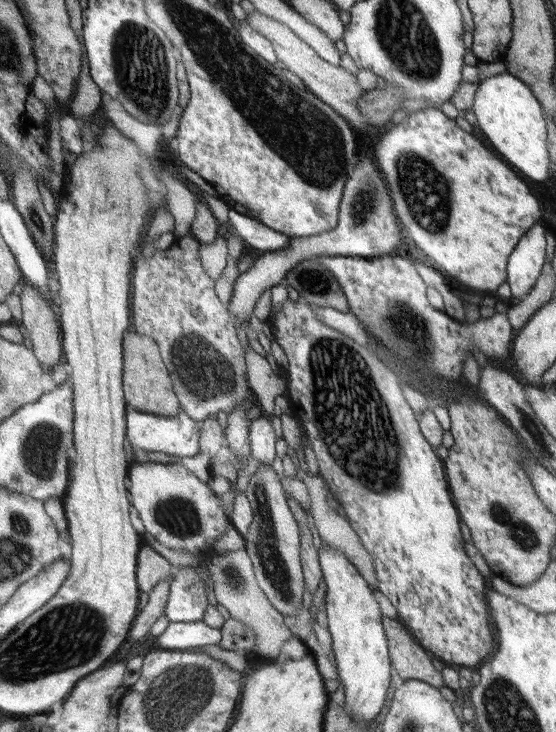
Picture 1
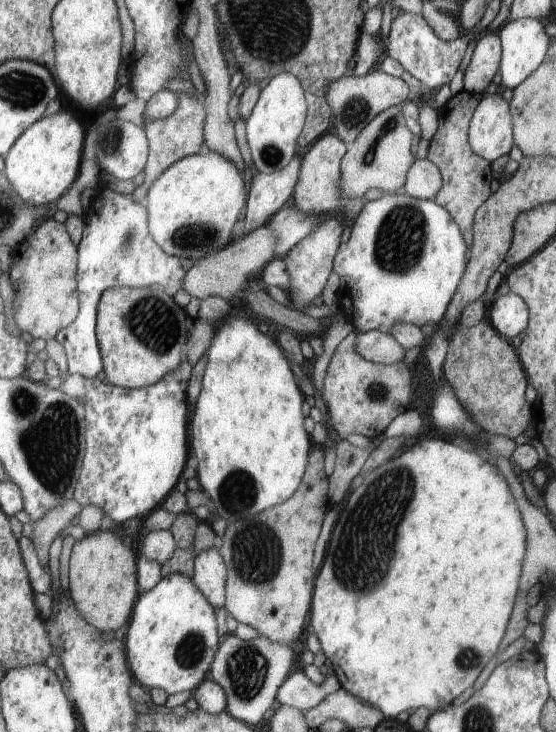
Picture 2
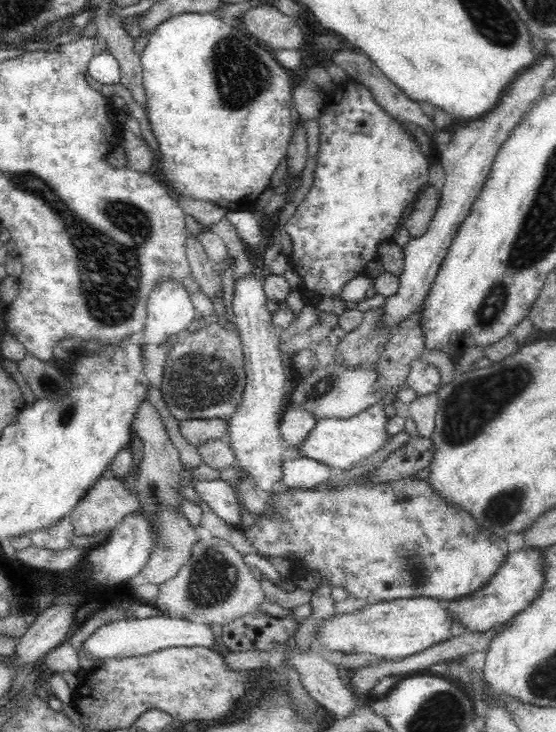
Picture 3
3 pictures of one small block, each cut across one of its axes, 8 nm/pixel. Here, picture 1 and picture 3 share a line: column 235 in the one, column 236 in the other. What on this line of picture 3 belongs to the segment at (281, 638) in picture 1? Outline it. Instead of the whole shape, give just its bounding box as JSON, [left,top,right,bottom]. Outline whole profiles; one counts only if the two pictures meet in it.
[154,537,266,627]

